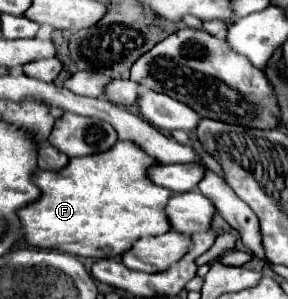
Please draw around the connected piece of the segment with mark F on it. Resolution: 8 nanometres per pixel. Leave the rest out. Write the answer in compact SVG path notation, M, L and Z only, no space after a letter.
M118 141L104 153L72 157L68 165L60 171L36 169L32 183L40 189L40 197L16 211L20 219L20 235L30 247L36 249L52 249L74 257L108 259L108 257L120 257L140 237L166 233L170 225L162 207L172 193L166 191L164 187L156 187L146 179L146 169L154 163L156 161L150 159L142 149L138 149L138 145L130 141Z

